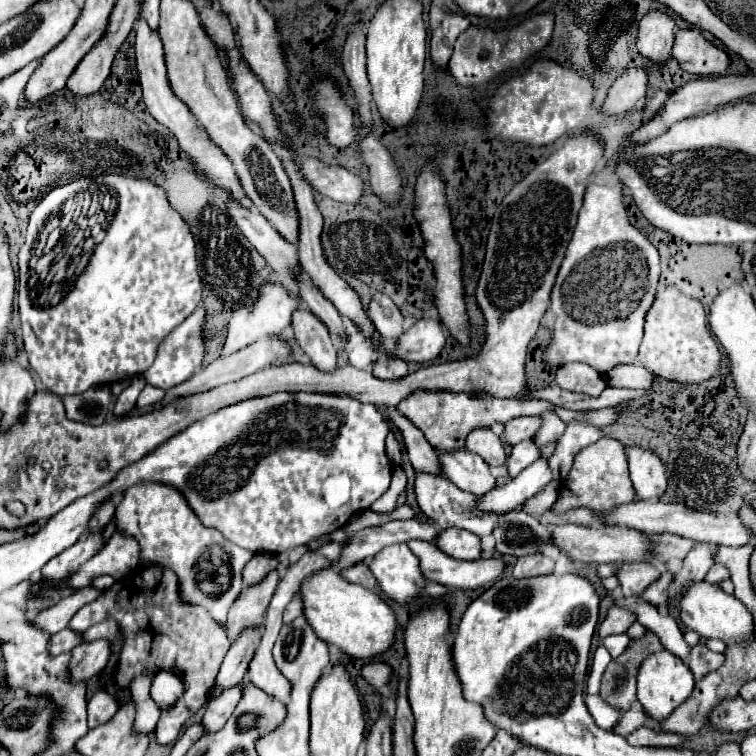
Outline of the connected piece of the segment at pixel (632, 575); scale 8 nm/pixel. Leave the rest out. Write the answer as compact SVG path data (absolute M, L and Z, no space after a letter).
M642 562L642 564L620 564L616 578L620 582L624 596L642 594L656 578L660 576L658 568L654 564Z

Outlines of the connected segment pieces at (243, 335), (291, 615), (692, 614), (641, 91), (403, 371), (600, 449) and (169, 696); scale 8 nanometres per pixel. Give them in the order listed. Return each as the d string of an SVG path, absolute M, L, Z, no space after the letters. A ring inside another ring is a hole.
M266 284L262 290L262 296L260 296L260 302L256 302L250 308L240 308L236 312L236 316L232 316L230 326L228 326L228 338L226 338L226 344L224 344L220 356L228 356L232 352L238 352L238 348L246 348L248 344L252 344L260 338L282 334L286 328L290 328L292 312L296 308L298 308L298 302L282 286Z
M296 596L288 606L286 606L286 610L284 610L284 624L288 624L288 622L292 622L296 616L300 616L302 614L302 602L300 602L300 598Z
M698 582L692 584L680 598L680 620L688 630L700 634L700 638L718 638L724 644L750 644L754 640L754 618L748 608L734 596L722 592L716 584Z
M632 68L622 74L610 88L600 112L606 116L624 116L638 106L638 100L646 96L646 74L640 68Z
M378 344L376 360L372 362L372 374L384 380L396 380L408 374L408 364L396 356L390 356L390 350L384 344Z
M600 438L596 444L584 448L582 452L576 454L574 466L570 474L562 480L560 496L554 504L558 512L564 512L574 506L588 506L598 512L608 512L616 504L630 502L636 498L636 492L630 482L628 474L628 462L626 462L626 452L624 446L618 440L612 438Z
M159 672L153 679L150 695L160 709L174 704L180 694L184 693L184 685L174 674Z

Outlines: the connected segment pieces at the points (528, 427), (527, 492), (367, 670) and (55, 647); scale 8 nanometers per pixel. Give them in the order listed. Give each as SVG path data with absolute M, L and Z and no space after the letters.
M520 416L520 418L512 418L510 422L506 422L502 438L506 444L514 446L520 440L532 440L534 434L540 430L542 426L542 418L540 416Z
M538 458L534 464L524 468L514 480L510 480L504 486L498 486L490 490L484 500L480 502L480 508L486 512L506 512L516 510L524 504L524 500L530 500L540 490L546 488L552 480L552 472L545 458Z
M370 662L370 664L362 666L360 674L362 674L362 678L364 678L370 686L382 688L382 686L388 684L390 674L392 674L392 668L390 668L388 664L384 664L384 662Z
M64 628L64 630L56 632L54 636L50 636L50 648L48 648L48 652L50 652L50 656L58 656L62 652L70 652L80 642L82 642L80 634L76 634L76 632L72 634L72 630Z

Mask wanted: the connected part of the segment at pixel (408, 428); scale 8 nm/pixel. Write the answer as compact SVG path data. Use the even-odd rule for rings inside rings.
M386 408L386 416L400 430L414 470L440 474L438 458L436 458L432 446L428 444L428 440L424 440L424 434L418 428L412 428L412 424L408 424L408 420L404 420L404 416L400 416L400 412L396 412L396 408Z

